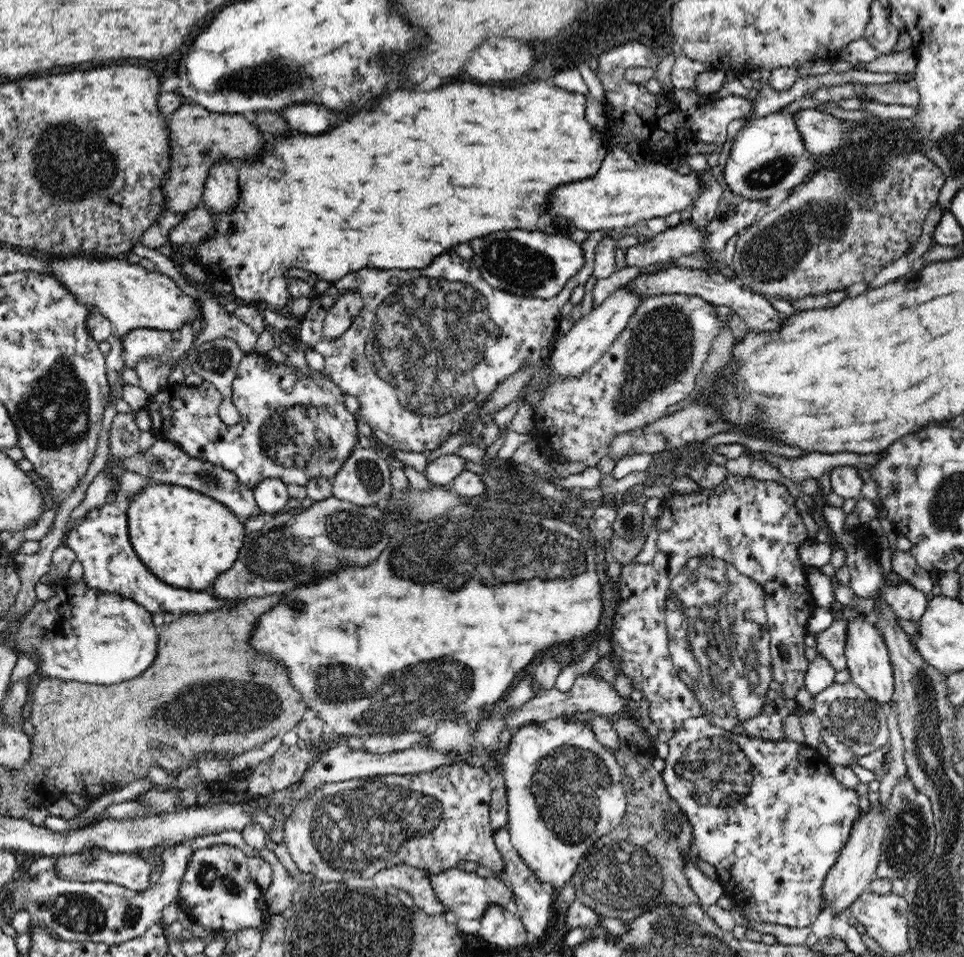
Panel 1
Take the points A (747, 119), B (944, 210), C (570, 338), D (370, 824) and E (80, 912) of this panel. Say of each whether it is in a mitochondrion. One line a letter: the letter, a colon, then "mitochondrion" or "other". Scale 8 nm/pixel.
A: other
B: other
C: other
D: mitochondrion
E: mitochondrion

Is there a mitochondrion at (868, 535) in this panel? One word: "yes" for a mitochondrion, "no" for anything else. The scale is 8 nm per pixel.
no

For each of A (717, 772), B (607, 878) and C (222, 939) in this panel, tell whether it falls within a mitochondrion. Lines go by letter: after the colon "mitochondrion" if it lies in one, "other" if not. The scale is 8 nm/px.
A: mitochondrion
B: mitochondrion
C: other

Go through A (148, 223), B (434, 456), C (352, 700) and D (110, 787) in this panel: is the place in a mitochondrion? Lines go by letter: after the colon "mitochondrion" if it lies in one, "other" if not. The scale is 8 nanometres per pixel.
A: other
B: other
C: mitochondrion
D: other

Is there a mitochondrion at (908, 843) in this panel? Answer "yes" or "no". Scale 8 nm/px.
yes

